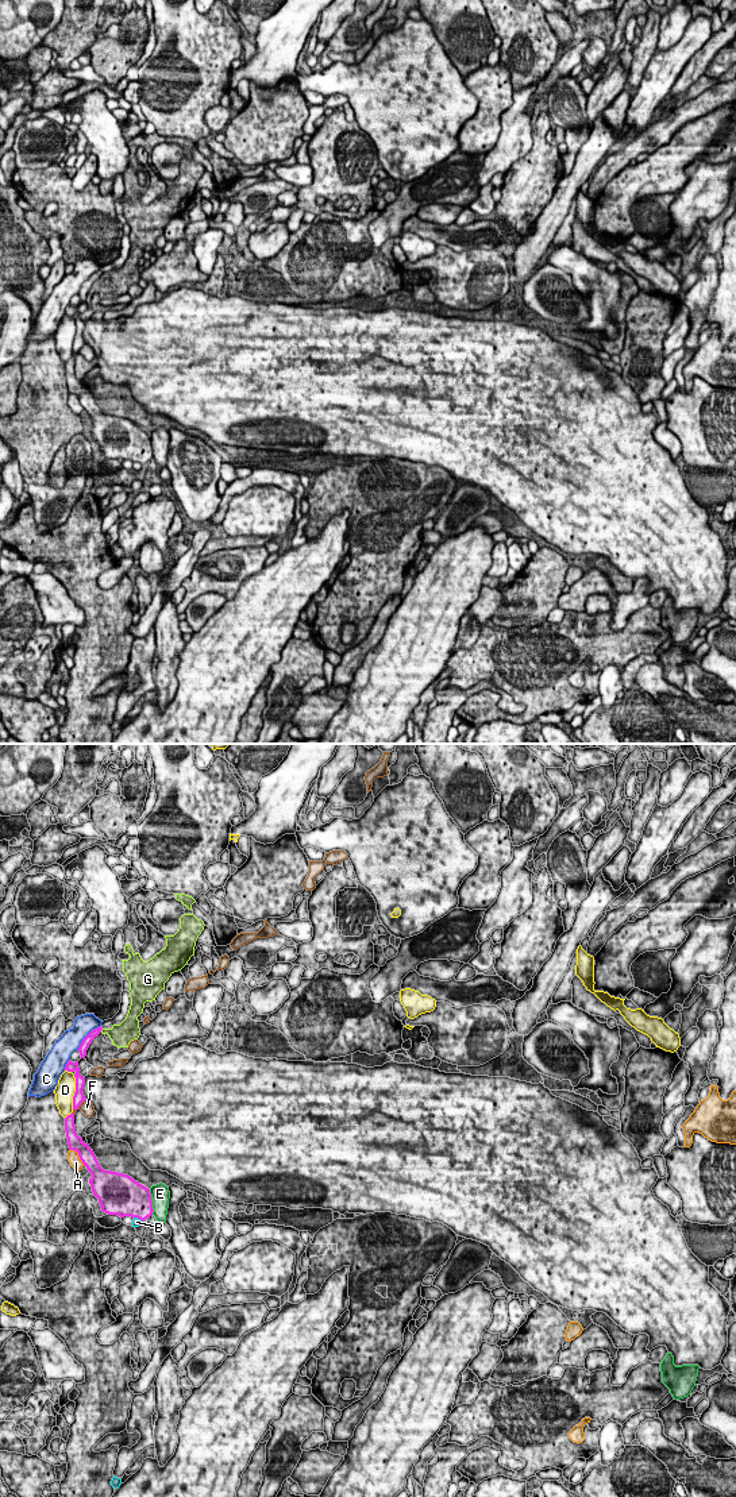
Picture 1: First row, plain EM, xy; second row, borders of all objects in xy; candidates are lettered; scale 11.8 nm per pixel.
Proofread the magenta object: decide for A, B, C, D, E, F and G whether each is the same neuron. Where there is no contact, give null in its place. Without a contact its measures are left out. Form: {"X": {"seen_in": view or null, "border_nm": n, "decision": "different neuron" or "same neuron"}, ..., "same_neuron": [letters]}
{"A": {"seen_in": "xy", "border_nm": 260, "decision": "different neuron"}, "B": {"seen_in": "xy", "border_nm": 120, "decision": "different neuron"}, "C": {"seen_in": "xy", "border_nm": 420, "decision": "different neuron"}, "D": {"seen_in": "xy", "border_nm": 420, "decision": "different neuron"}, "E": {"seen_in": "xy", "border_nm": 300, "decision": "different neuron"}, "F": {"seen_in": "xy", "border_nm": 200, "decision": "different neuron"}, "G": {"seen_in": "xy", "border_nm": 60, "decision": "different neuron"}, "same_neuron": []}

